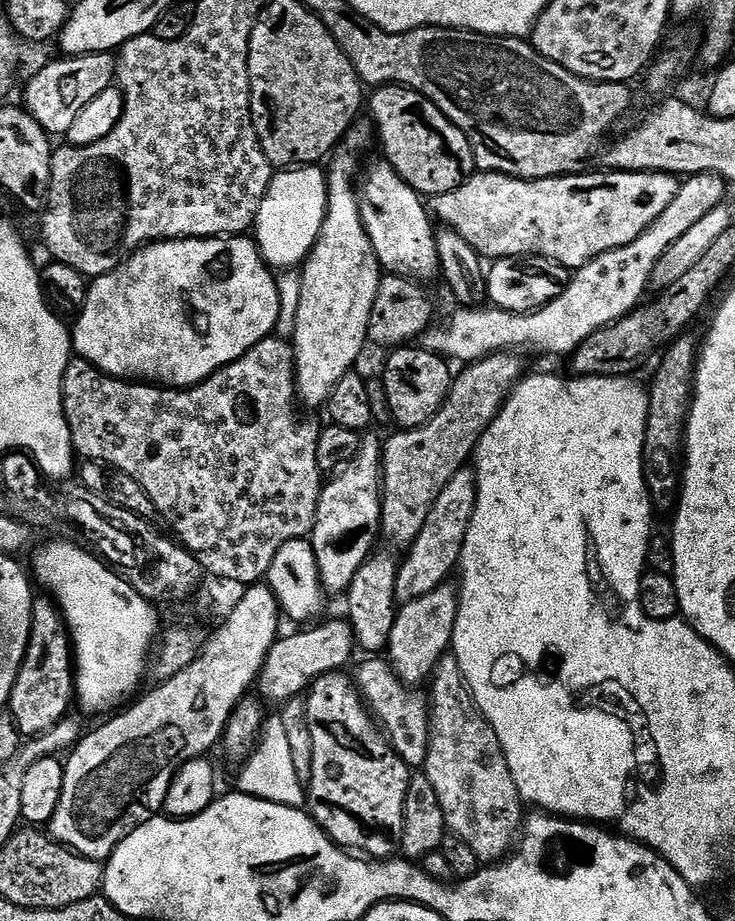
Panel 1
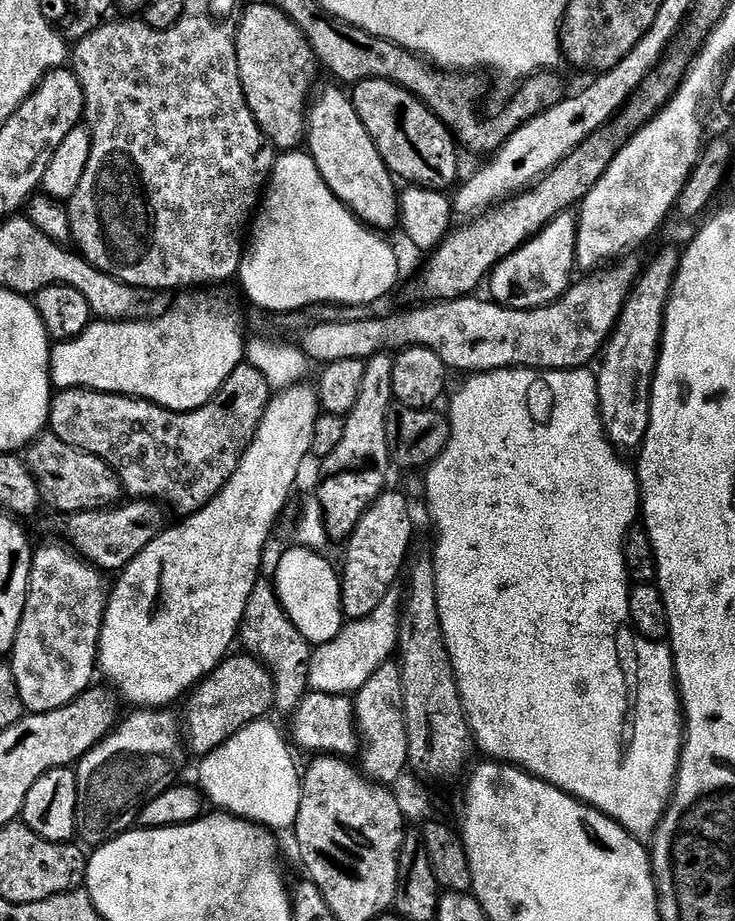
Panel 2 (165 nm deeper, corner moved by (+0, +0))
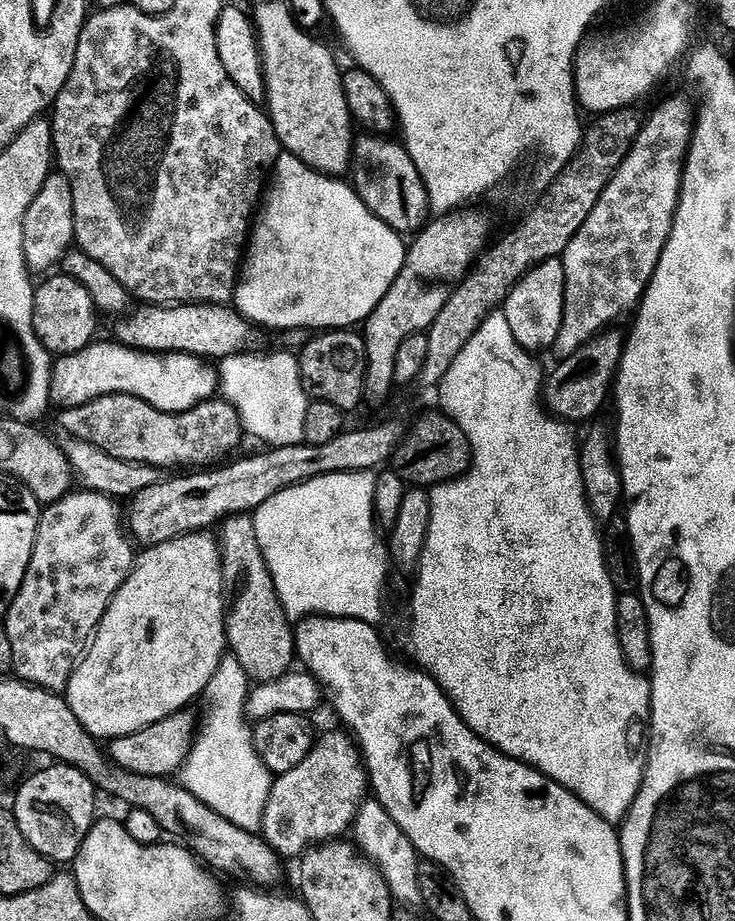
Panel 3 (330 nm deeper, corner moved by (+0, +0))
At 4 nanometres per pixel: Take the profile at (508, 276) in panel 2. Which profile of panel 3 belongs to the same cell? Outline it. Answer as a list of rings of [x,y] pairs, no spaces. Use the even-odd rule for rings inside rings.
[[[563,259],[547,260],[532,268],[509,292],[502,305],[502,318],[510,322],[510,330],[514,330],[514,338],[533,354],[551,349],[558,338],[558,330],[562,330],[562,314],[566,298],[566,270]]]

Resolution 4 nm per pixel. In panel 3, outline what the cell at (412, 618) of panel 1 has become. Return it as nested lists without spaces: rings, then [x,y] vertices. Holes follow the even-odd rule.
[[[344,730],[321,735],[305,760],[273,779],[264,815],[264,841],[281,858],[303,857],[310,842],[332,842],[343,837],[340,835],[355,825],[360,807],[369,796],[368,770],[355,739]]]

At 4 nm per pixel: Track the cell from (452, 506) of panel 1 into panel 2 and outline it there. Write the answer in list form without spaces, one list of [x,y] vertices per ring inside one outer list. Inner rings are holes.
[[[389,594],[368,617],[348,620],[330,642],[319,645],[313,651],[308,667],[308,687],[311,691],[348,696],[354,694],[383,666],[393,659],[400,639],[401,597]]]

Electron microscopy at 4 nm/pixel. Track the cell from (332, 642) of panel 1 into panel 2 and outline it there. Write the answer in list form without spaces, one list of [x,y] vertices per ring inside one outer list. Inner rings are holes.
[[[247,654],[229,655],[225,660],[217,666],[214,671],[205,676],[199,684],[196,685],[194,691],[187,697],[188,713],[185,714],[184,720],[182,716],[182,732],[186,737],[186,744],[192,747],[192,752],[196,758],[203,758],[221,748],[230,737],[238,734],[249,724],[256,720],[265,719],[273,707],[272,702],[272,673],[265,668],[260,661]]]

